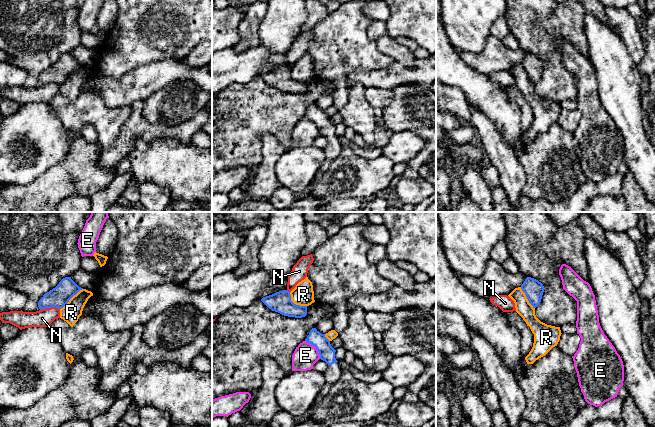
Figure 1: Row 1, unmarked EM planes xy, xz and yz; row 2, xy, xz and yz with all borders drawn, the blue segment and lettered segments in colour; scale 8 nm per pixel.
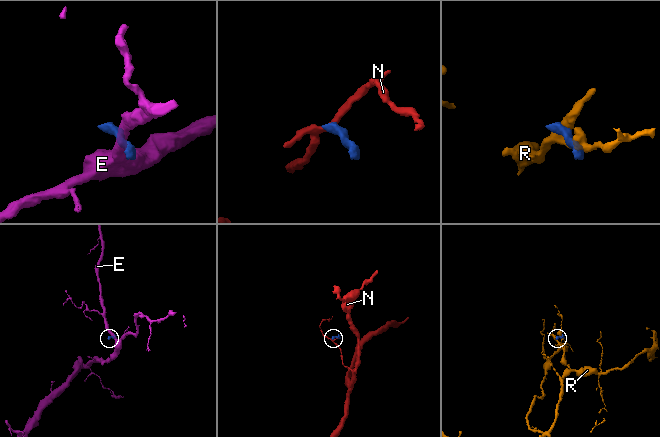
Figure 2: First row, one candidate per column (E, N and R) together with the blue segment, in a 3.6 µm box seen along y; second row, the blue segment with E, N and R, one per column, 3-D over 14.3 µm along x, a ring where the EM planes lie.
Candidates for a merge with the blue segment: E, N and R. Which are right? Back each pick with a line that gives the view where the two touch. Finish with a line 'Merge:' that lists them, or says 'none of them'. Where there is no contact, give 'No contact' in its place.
Merge: none of them

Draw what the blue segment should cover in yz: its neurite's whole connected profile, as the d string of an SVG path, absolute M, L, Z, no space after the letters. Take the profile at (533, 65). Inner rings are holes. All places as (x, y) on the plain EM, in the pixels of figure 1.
M527 53L521 61L521 65L525 69L529 79L533 84L536 84L542 75L544 68L543 60L534 54Z

